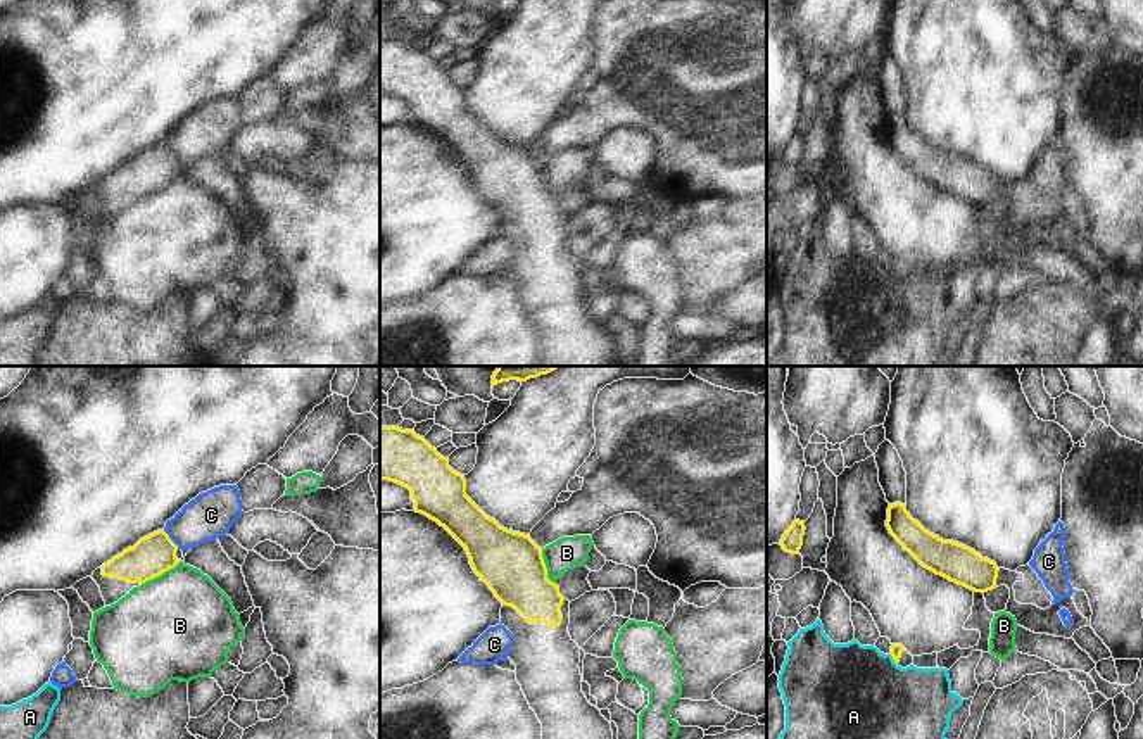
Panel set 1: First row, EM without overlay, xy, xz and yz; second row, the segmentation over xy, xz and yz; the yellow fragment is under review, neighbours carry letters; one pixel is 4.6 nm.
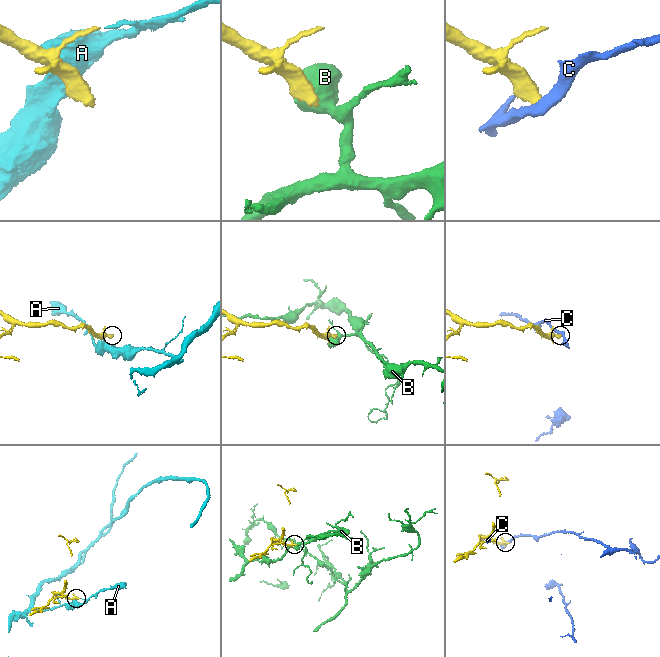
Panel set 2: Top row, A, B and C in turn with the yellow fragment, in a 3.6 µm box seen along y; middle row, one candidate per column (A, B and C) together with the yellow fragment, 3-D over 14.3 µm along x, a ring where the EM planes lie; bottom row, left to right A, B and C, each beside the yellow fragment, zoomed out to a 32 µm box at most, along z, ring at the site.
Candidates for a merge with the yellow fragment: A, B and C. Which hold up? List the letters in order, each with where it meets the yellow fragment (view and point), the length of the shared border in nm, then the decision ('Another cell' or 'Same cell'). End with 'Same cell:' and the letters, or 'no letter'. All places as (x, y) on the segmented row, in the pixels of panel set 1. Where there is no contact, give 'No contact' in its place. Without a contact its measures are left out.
A: Touches yellow at yz (893, 658). Shared border 60 nm. Another cell
B: Touches yellow at xz (544, 567). Shared border 180 nm. Another cell
C: Touches yellow at xy (170, 539). Shared border 120 nm. Another cell
Same cell: no letter.

